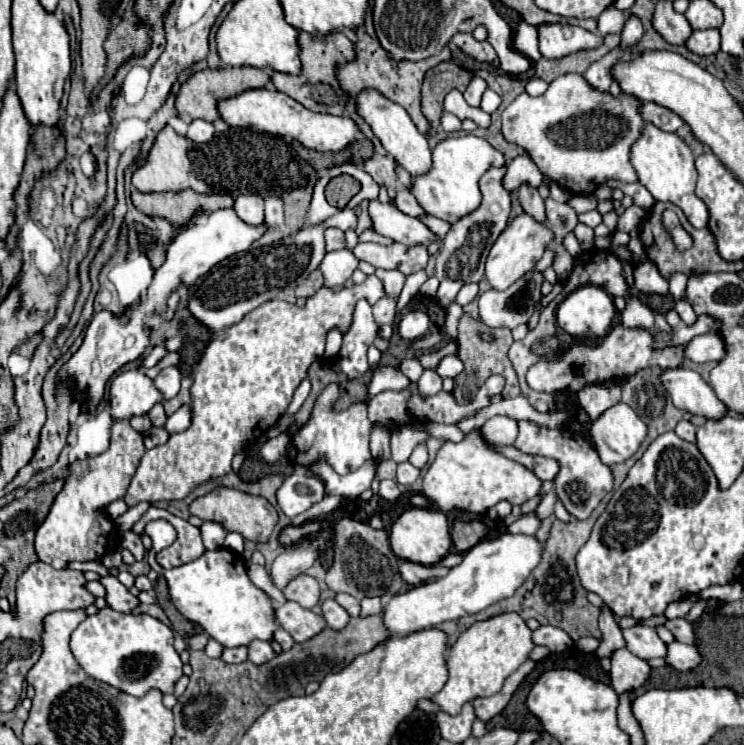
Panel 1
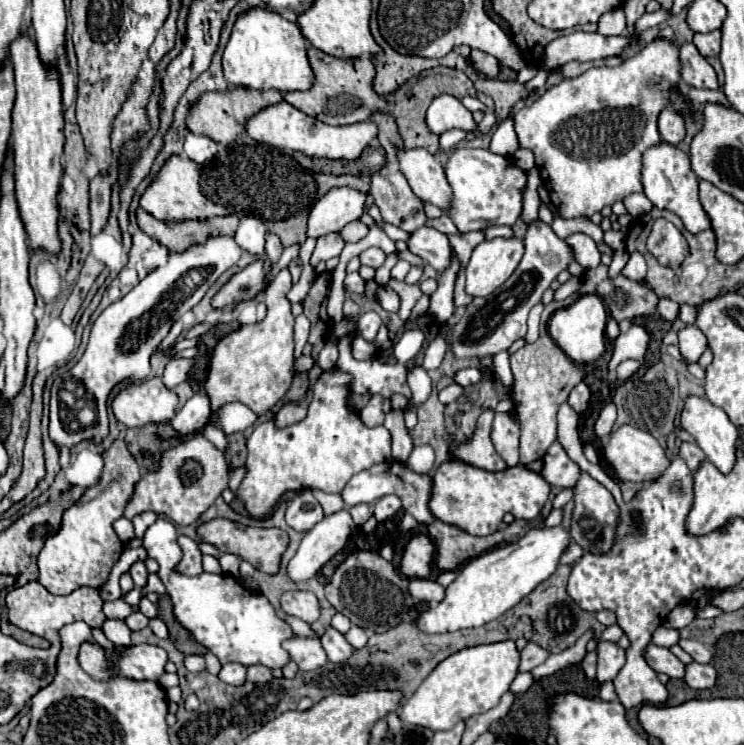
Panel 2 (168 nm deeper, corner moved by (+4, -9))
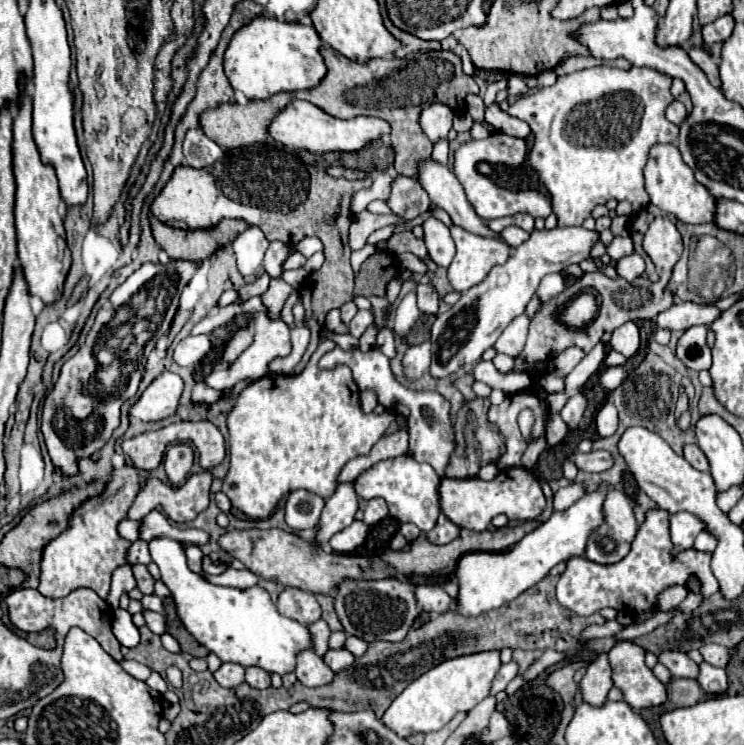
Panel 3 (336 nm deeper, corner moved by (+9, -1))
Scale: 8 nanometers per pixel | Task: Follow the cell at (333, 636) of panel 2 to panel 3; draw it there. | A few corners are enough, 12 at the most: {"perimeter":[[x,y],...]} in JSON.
{"perimeter":[[346,647],[328,649],[324,661],[332,671],[354,663]]}

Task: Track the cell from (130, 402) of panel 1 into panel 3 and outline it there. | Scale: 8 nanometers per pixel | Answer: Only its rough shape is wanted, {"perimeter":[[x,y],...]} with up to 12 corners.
{"perimeter":[[164,371],[130,407],[142,421],[174,415],[184,385]]}

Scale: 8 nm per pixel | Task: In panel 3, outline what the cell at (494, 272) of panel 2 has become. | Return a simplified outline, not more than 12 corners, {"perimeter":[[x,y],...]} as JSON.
{"perimeter":[[450,225],[456,255],[448,267],[460,293],[510,255],[498,237]]}

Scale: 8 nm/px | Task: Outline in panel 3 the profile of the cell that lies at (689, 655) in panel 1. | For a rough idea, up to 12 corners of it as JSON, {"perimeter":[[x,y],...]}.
{"perimeter":[[706,661],[698,665],[696,681],[706,693],[726,691],[724,669]]}

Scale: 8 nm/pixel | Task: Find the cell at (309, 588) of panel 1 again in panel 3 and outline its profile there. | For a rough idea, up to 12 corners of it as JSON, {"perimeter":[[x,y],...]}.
{"perimeter":[[286,587],[278,611],[302,625],[320,619],[314,593]]}

